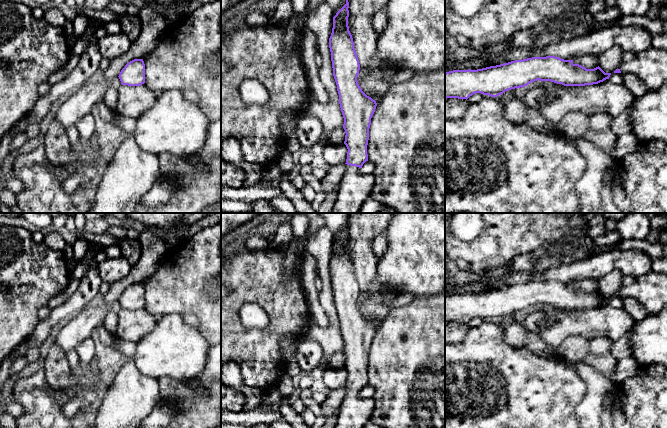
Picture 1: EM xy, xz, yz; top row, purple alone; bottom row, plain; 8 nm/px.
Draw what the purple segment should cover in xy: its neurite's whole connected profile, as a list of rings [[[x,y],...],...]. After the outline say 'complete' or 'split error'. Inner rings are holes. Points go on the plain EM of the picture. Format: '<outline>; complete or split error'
[[[134,283],[127,287],[119,298],[122,309],[140,310],[145,307],[145,288],[143,283]]]; complete

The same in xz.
[[[348,217],[346,221],[346,228],[333,241],[333,252],[329,262],[329,272],[331,276],[331,285],[333,292],[333,300],[337,309],[339,318],[339,328],[344,342],[343,352],[345,354],[345,365],[348,376],[346,383],[345,395],[343,402],[338,410],[338,419],[335,428],[363,428],[363,426],[370,421],[370,417],[375,409],[375,401],[373,397],[364,398],[361,394],[363,388],[368,385],[367,369],[369,364],[369,352],[371,349],[371,342],[375,336],[377,327],[371,321],[367,320],[358,308],[357,301],[360,294],[359,284],[354,272],[352,259],[349,255],[348,241],[349,241],[349,226]]]; split error

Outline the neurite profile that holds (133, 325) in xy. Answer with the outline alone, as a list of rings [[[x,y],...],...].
[[[145,308],[140,310],[120,309],[117,313],[117,337],[126,341],[138,342],[151,332],[157,322],[154,315]]]

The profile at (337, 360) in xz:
[[[343,351],[337,352],[330,358],[330,368],[342,368],[345,365],[345,354]]]

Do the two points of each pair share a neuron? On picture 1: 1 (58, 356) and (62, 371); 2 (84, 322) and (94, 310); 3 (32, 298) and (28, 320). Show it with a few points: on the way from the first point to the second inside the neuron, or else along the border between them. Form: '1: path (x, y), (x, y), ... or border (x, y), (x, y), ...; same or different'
1: path (58, 360), (58, 367); same
2: path (87, 319), (93, 313); same
3: path (28, 303), (28, 315); same

